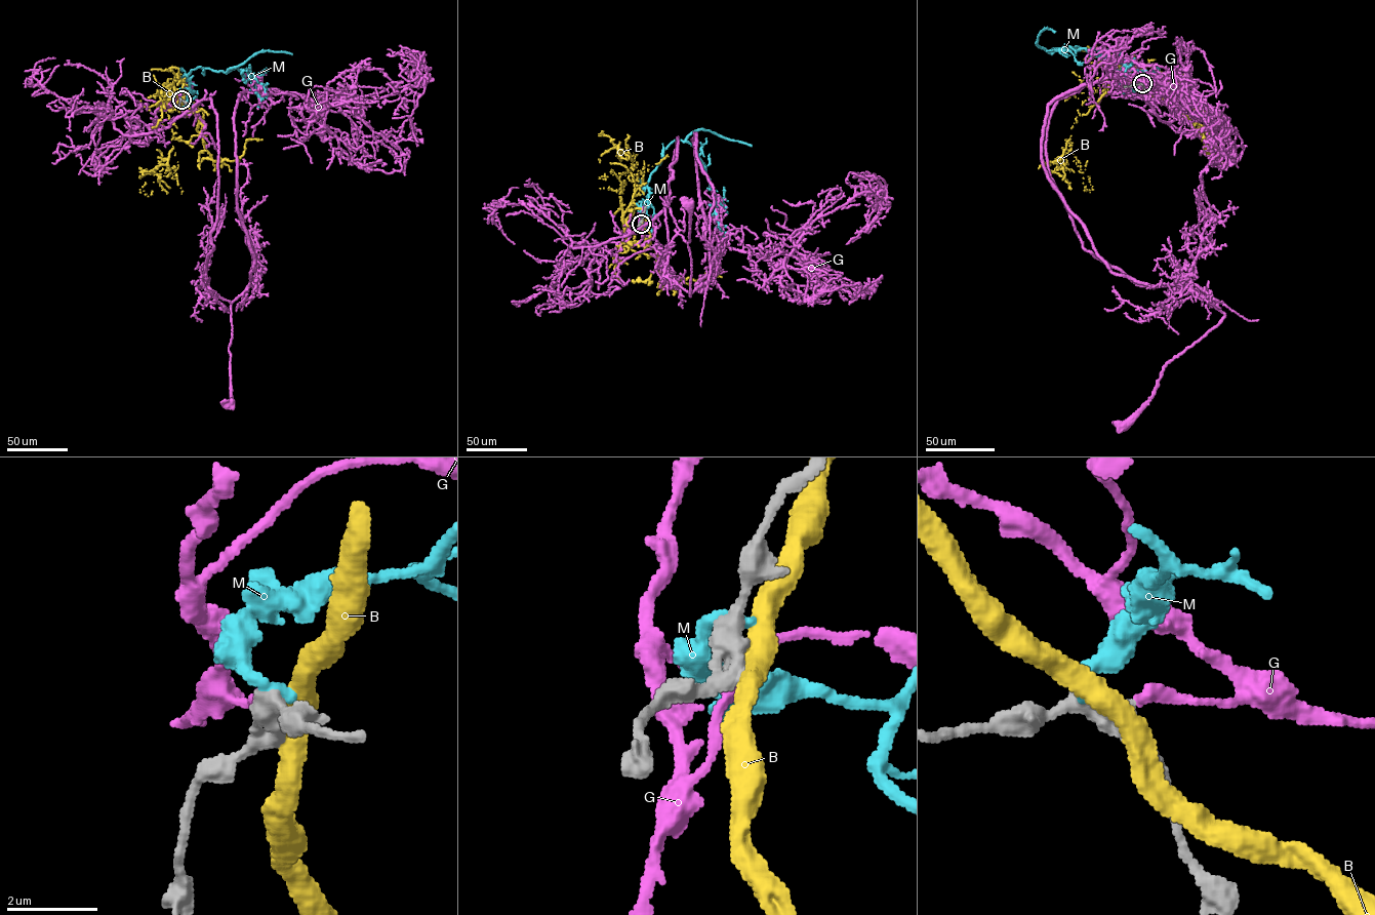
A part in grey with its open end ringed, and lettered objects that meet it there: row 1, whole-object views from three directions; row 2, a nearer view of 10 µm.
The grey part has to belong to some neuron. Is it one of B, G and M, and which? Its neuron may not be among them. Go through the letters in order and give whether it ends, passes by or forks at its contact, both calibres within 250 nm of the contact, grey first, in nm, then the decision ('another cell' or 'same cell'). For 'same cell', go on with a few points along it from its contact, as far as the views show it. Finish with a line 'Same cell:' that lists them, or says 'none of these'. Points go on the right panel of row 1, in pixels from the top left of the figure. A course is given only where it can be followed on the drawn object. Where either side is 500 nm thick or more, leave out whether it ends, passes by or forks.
B: it passes by; calibres 480 and 480 nm; another cell
G: it ends; calibres 440 and 280 nm; same cell; course (1142, 84), (1166, 91), (1093, 82), (1058, 100), (1049, 177), (1084, 248), (1224, 316), (1123, 427)
M: it ends; calibres 420 and 320 nm; another cell
Same cell: G

